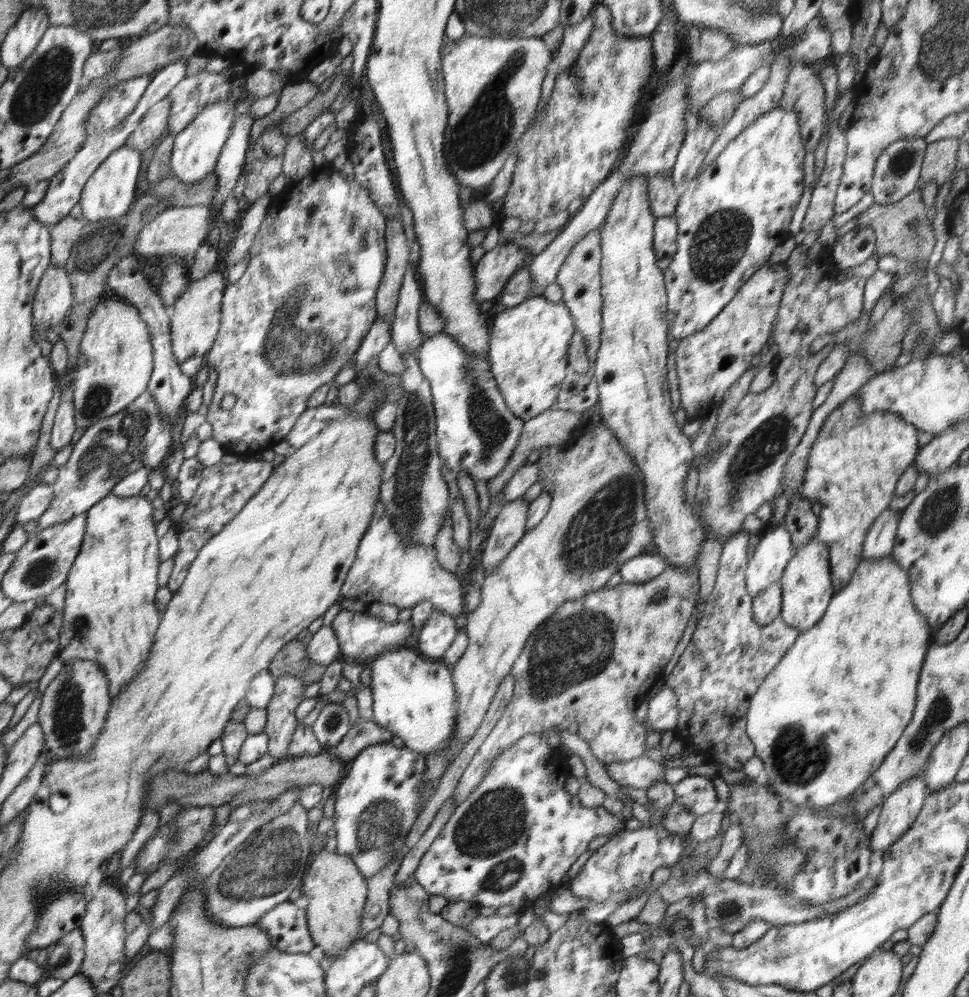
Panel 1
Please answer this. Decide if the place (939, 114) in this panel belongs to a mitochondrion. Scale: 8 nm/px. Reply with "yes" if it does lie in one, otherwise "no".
no

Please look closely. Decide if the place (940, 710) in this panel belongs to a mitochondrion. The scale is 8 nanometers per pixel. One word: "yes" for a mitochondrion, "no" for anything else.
yes

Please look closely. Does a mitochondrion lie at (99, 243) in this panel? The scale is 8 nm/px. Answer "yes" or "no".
yes

